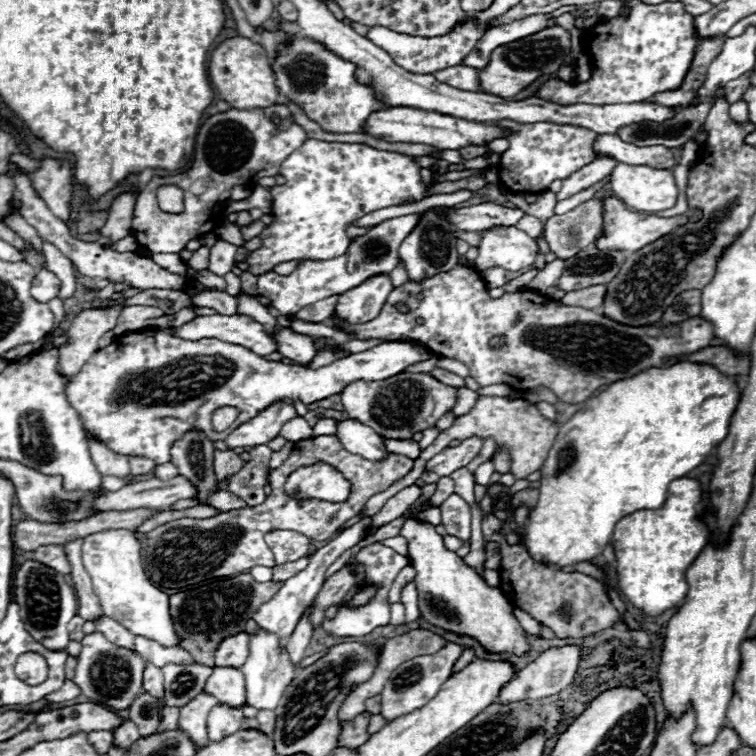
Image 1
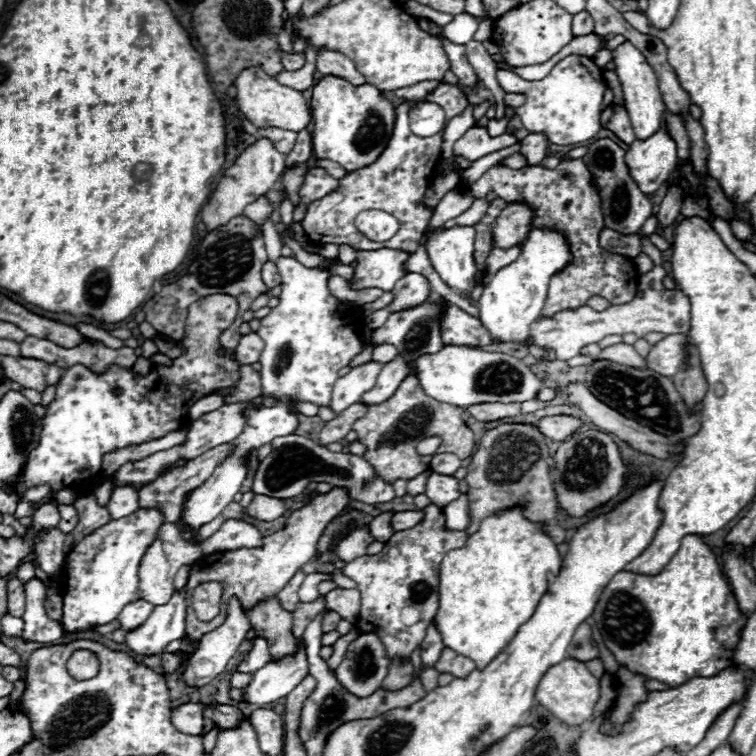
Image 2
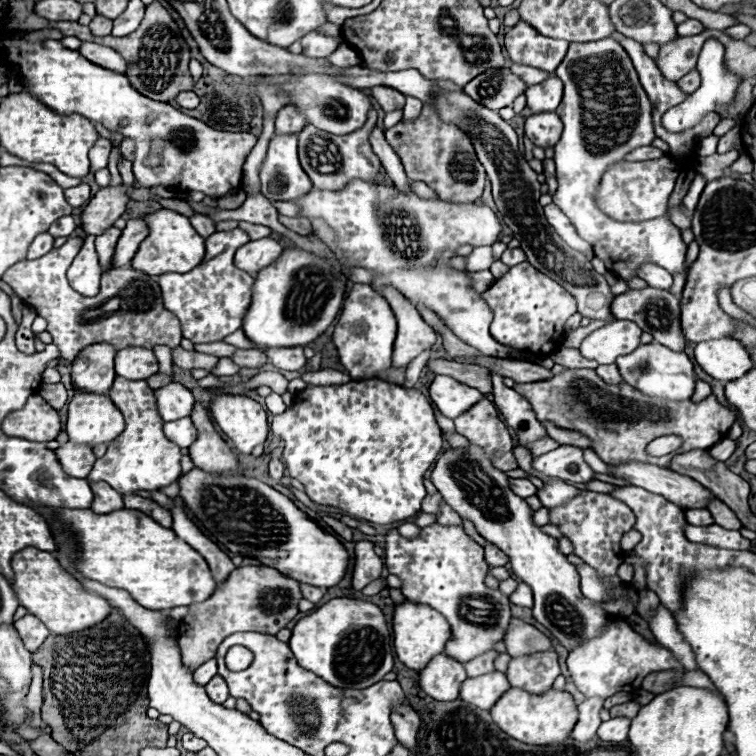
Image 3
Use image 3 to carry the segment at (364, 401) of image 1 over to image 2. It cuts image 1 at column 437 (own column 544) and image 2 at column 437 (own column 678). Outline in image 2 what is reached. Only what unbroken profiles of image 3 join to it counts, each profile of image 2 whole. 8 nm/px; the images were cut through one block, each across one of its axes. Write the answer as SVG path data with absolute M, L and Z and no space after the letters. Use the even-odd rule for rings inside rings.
M412 374L404 378L404 382L398 386L396 394L392 394L388 402L382 402L380 406L370 406L368 414L364 414L364 418L354 422L354 430L358 434L358 440L368 448L364 458L374 466L376 474L390 484L400 478L410 480L430 470L432 456L420 456L416 452L416 444L428 436L442 438L438 452L452 452L462 460L472 456L476 446L472 430L462 420L462 408L448 406L444 402L436 402L434 398L428 398L418 378Z

